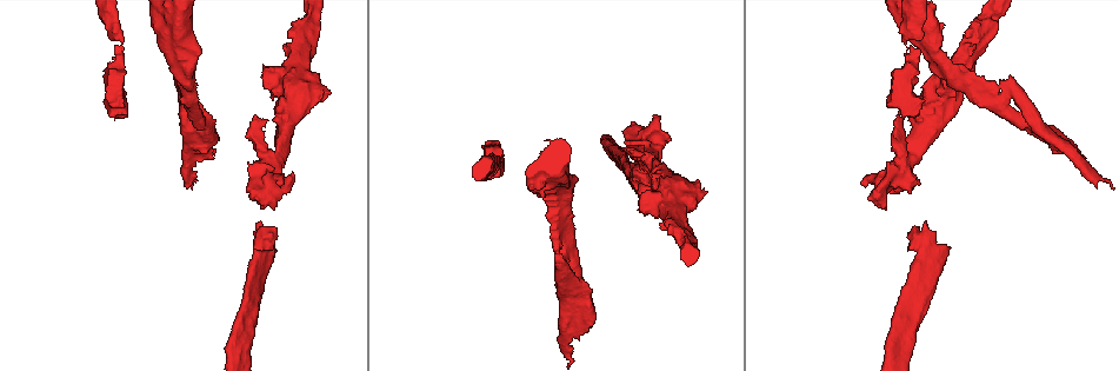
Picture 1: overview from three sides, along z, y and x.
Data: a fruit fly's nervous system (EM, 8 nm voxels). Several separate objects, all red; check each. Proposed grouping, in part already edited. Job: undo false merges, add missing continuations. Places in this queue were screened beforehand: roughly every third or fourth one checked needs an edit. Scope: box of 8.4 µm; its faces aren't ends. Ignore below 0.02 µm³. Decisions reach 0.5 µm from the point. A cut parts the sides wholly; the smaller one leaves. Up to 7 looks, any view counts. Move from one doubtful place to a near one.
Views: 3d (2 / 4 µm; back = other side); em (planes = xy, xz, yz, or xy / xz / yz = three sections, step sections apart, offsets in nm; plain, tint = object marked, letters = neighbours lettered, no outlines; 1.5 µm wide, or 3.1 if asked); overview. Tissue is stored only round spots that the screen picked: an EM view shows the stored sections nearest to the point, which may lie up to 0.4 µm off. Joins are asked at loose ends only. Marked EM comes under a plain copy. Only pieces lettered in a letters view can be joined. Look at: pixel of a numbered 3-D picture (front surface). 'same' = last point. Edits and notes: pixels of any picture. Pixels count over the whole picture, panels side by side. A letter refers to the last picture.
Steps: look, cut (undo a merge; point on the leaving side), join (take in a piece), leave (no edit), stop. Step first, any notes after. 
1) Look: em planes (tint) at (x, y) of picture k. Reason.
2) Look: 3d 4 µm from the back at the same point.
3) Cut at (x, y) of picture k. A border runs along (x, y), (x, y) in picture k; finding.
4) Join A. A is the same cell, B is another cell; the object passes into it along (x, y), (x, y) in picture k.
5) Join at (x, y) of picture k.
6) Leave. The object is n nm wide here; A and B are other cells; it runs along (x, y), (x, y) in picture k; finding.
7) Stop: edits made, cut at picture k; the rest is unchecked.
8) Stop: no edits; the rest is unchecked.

Look: em xy step 4 (letters) at (253, 198) of picture 1. Stops while still wide.

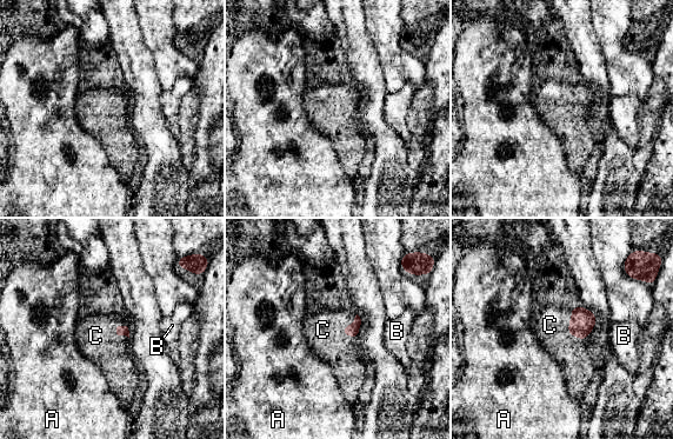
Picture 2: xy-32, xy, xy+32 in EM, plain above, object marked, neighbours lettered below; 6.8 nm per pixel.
Look: em planes (letters) at the same point.

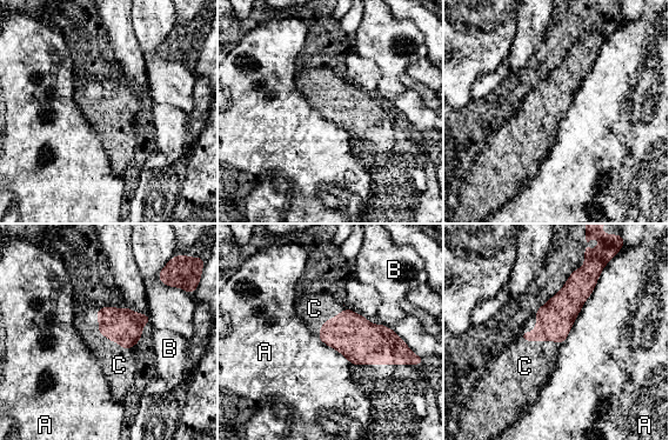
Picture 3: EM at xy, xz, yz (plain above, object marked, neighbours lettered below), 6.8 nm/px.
Join C. The object is 220 nm wide here; C is the same cell, A and B are other cells; the object passes into it along (554, 320), (539, 341), (524, 366) in picture 3; it goes on there.

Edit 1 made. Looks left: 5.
Look: overview. Redraw.

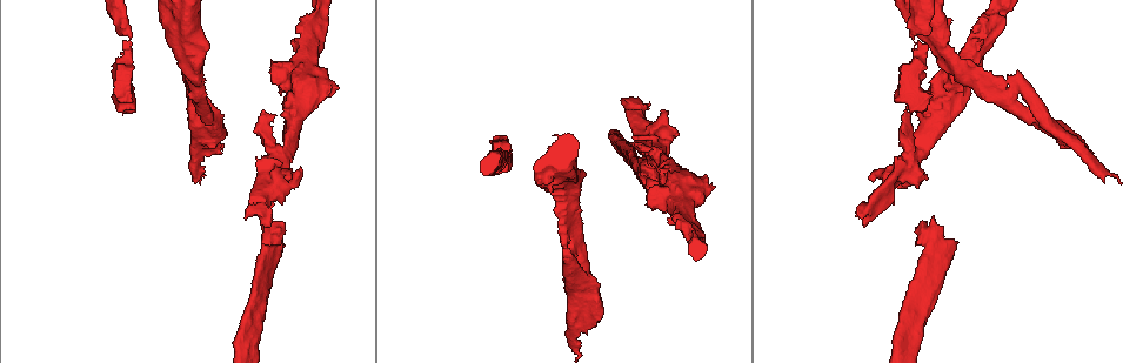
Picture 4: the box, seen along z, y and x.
Look: 3d 4 µm at (277, 65) of picture 4. Stops while still wide.

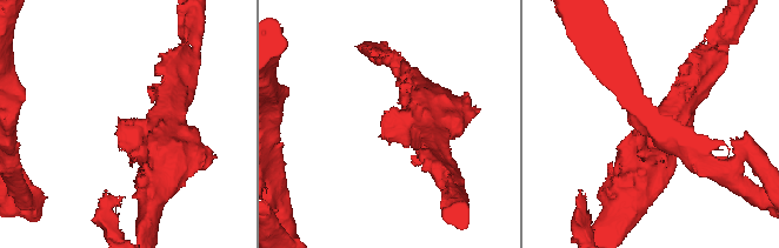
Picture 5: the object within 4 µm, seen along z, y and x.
Look: em planes (letters) at (123, 121) of picture 5. Now the EM.

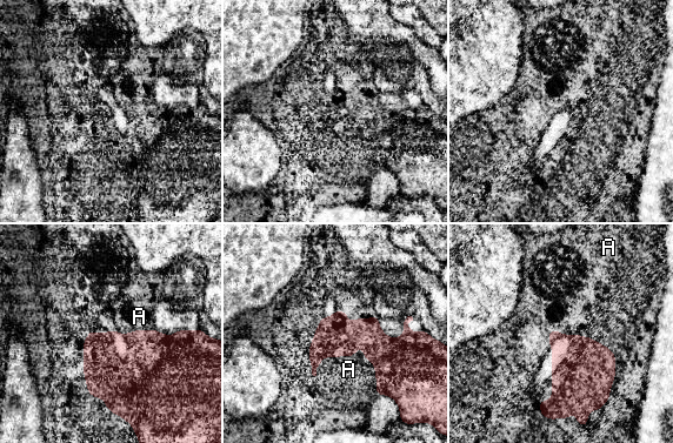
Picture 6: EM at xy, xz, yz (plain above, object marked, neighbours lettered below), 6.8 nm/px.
Leave. The longest contact is with A, 420 nm; A is another cell; a border runs along (375, 368), (358, 343), (315, 375) in picture 6; none of them fits.

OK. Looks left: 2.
Stop: edits made, join at picture 3; the rest is unchecked.

